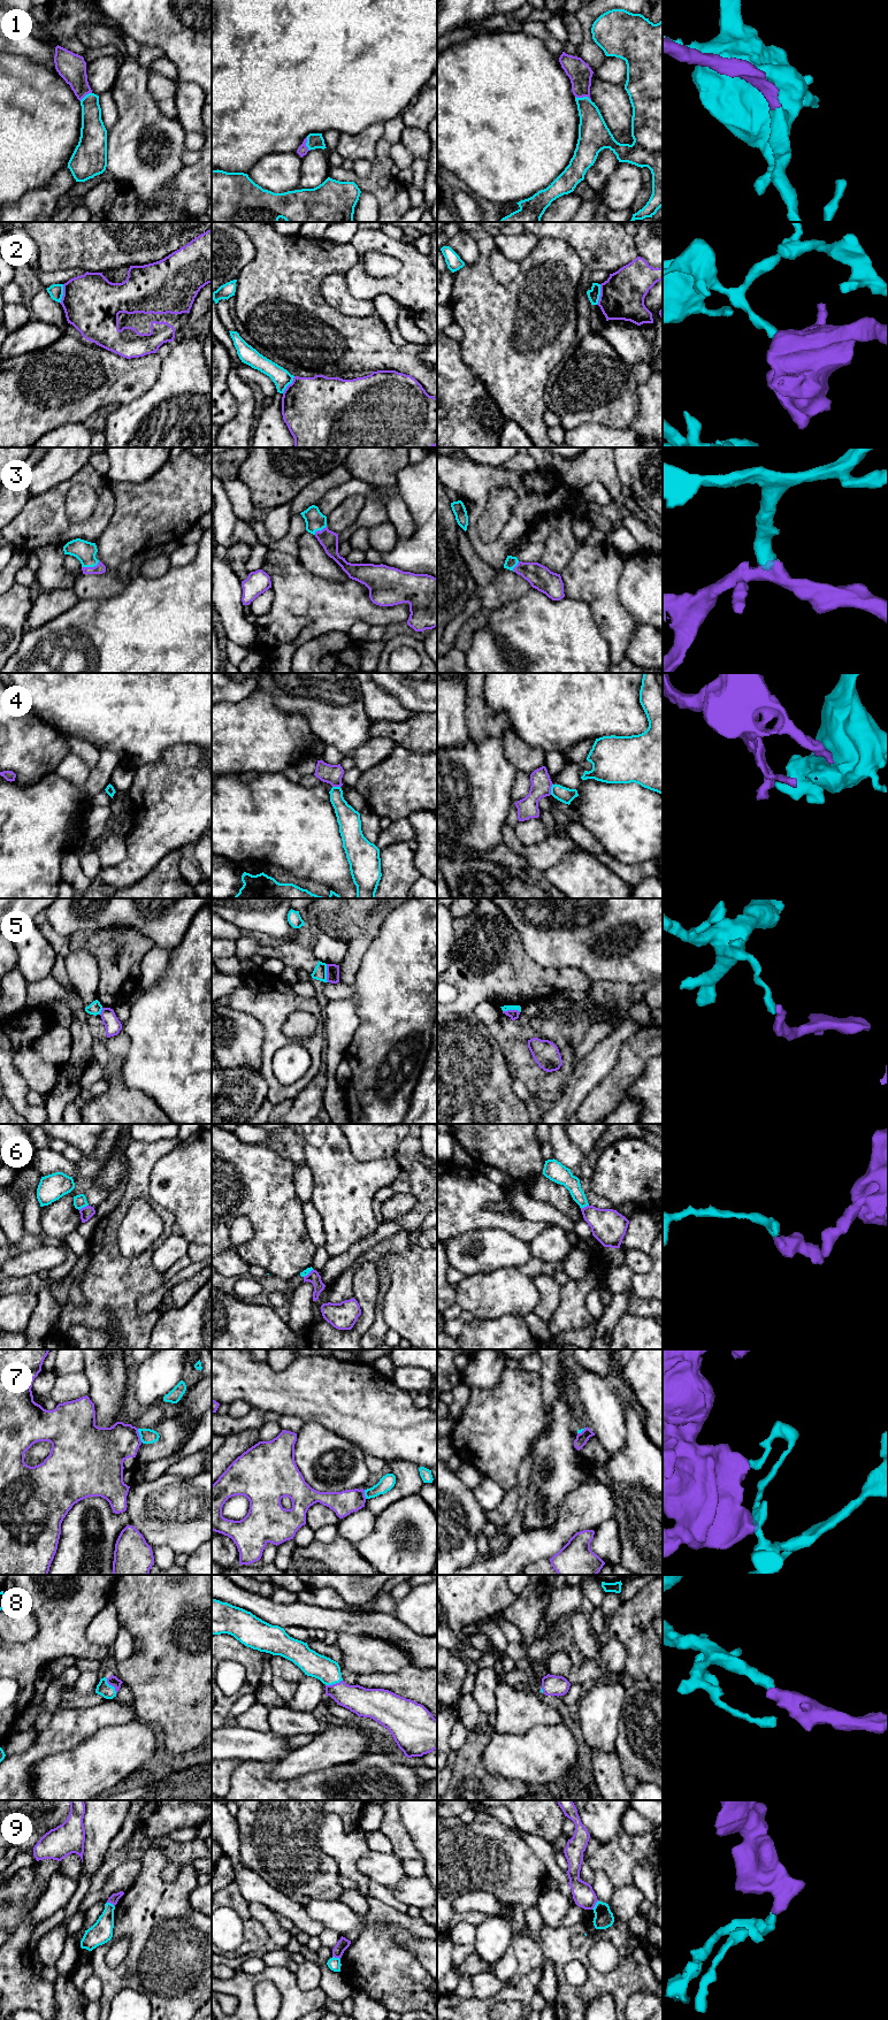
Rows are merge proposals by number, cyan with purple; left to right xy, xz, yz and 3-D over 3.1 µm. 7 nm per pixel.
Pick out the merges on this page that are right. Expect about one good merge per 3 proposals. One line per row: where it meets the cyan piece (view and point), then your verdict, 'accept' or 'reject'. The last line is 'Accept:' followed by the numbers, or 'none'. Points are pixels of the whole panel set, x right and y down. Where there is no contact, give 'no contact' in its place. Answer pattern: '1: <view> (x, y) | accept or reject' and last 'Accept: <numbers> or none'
1: yz (583, 97) | accept
2: yz (599, 295) | reject
3: xy (91, 566) | accept
4: yz (551, 789) | reject
5: xz (326, 973) | reject
6: xy (83, 1207) | reject
7: xy (140, 1436) | reject
8: xy (110, 1685) | accept
9: yz (595, 1905) | reject
Accept: 1, 3, 8

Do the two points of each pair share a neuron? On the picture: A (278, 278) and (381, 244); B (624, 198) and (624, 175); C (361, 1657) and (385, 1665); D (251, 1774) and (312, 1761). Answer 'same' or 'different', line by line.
A: different
B: same
C: same
D: different

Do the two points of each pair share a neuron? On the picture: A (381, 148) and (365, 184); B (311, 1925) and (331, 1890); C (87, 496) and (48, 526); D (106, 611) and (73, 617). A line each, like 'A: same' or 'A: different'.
A: same
B: different
C: different
D: same

